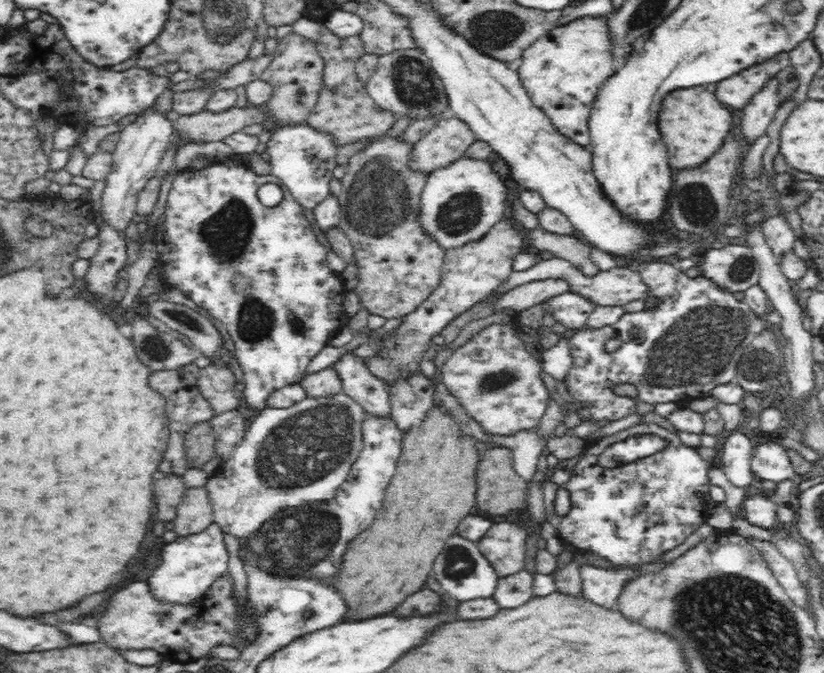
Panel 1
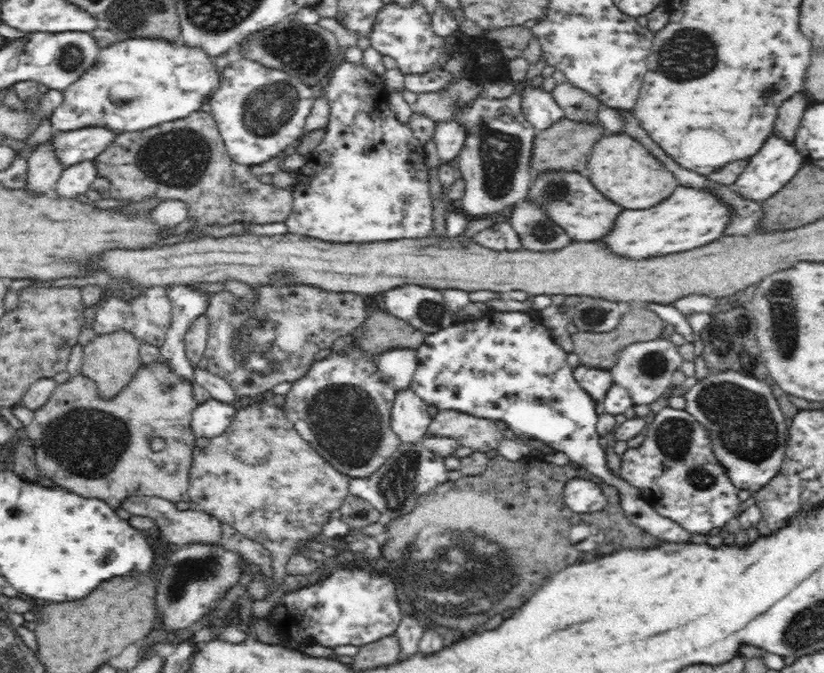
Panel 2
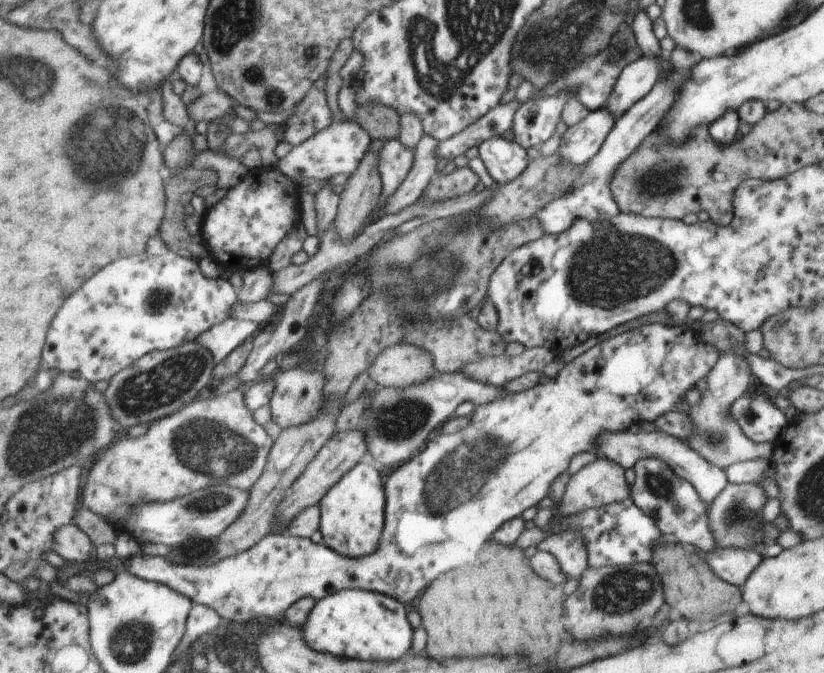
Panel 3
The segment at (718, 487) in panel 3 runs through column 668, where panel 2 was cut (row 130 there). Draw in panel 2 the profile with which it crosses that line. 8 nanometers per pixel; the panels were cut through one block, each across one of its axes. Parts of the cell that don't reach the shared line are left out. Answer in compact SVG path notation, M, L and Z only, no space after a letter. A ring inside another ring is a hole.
M458 121L438 122L435 124L433 141L440 161L454 163L466 142L466 128Z

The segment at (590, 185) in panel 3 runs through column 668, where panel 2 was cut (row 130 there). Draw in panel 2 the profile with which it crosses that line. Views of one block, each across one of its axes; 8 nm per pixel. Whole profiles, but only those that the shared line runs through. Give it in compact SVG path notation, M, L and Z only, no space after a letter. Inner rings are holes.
M90 126L73 131L53 131L51 145L64 168L84 160L93 160L117 135L107 128Z

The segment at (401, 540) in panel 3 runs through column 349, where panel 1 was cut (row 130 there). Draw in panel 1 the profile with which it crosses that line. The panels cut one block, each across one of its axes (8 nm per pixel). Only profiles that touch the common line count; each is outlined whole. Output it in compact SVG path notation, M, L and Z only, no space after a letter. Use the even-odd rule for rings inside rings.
M582 16L565 25L554 26L541 38L538 38L526 51L523 52L516 64L522 84L528 94L547 116L554 128L567 139L576 144L588 148L591 140L589 133L589 121L592 109L596 103L598 92L605 87L610 76L614 76L625 60L614 55L615 35L610 27L610 16Z

